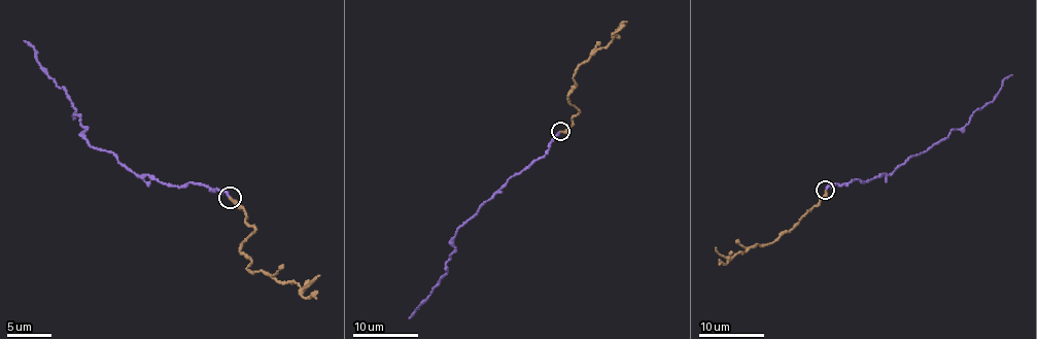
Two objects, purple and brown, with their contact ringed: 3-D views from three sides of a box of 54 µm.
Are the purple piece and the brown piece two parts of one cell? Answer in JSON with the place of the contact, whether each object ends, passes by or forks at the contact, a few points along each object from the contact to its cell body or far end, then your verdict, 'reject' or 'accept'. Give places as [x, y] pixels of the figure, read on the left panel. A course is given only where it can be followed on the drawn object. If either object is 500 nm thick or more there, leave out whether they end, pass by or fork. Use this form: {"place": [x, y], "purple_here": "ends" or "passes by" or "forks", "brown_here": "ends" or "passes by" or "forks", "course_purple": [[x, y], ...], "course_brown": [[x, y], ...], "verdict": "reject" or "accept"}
{"place": [230, 197], "purple_here": "ends", "brown_here": "ends", "course_purple": [[230, 197], [205, 185], [167, 185], [134, 174], [111, 153], [96, 150], [74, 114], [69, 95], [23, 41]], "course_brown": [[230, 197], [253, 228], [240, 245], [251, 261], [249, 270], [265, 270], [301, 287], [320, 274]], "verdict": "reject"}

